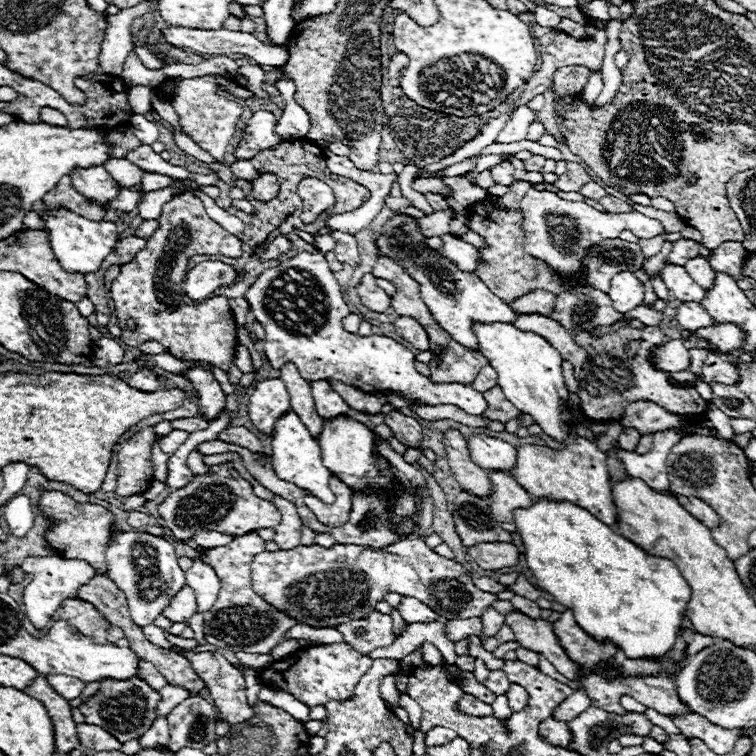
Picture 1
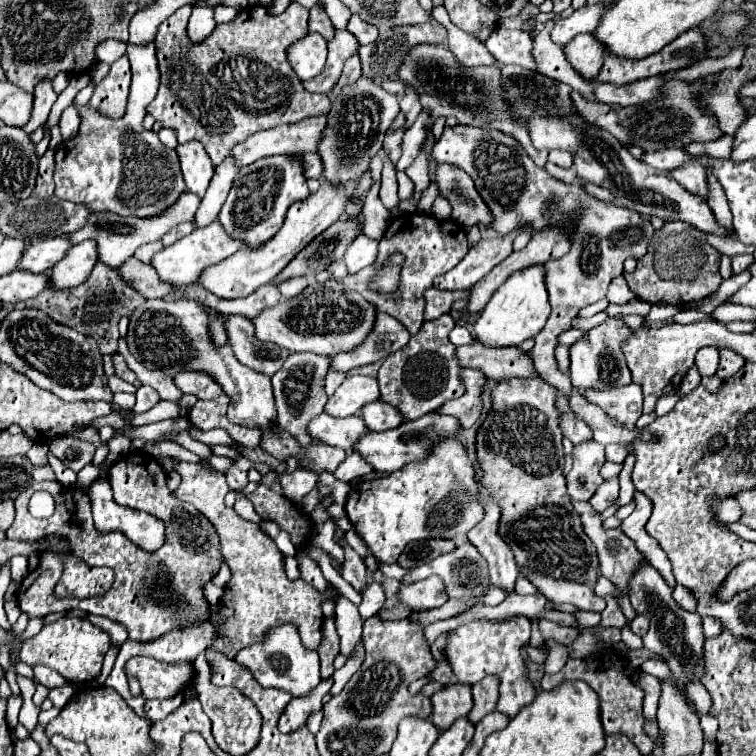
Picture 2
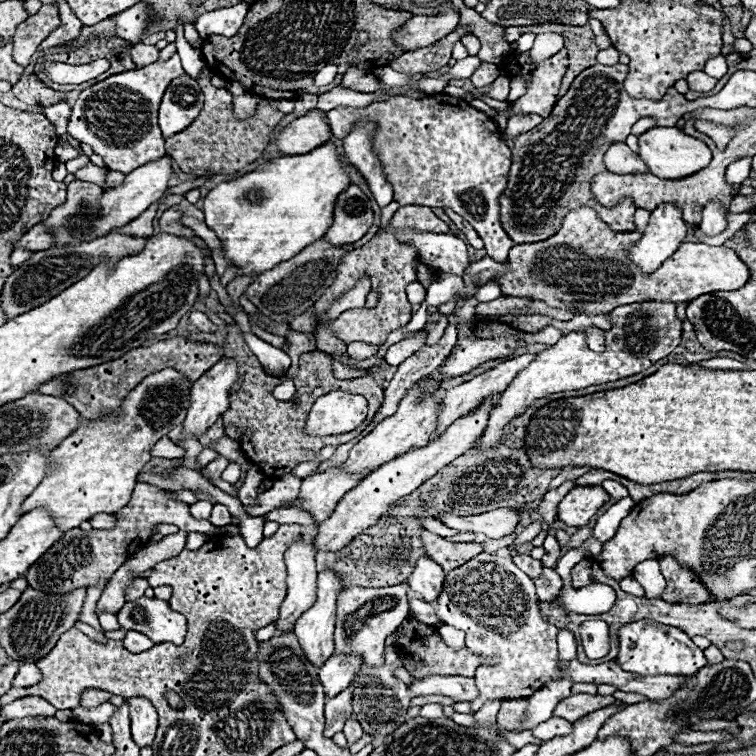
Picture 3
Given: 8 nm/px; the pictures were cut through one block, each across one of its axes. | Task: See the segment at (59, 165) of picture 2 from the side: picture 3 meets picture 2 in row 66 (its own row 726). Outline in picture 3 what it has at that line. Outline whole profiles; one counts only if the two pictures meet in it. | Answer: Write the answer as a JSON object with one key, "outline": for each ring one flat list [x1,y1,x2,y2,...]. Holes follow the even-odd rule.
{"outline":[[142,696,128,699,128,704,131,734,134,742,140,748,150,746,154,736,156,736,156,728,158,728,156,708,152,706,152,702,148,698,142,698]]}

